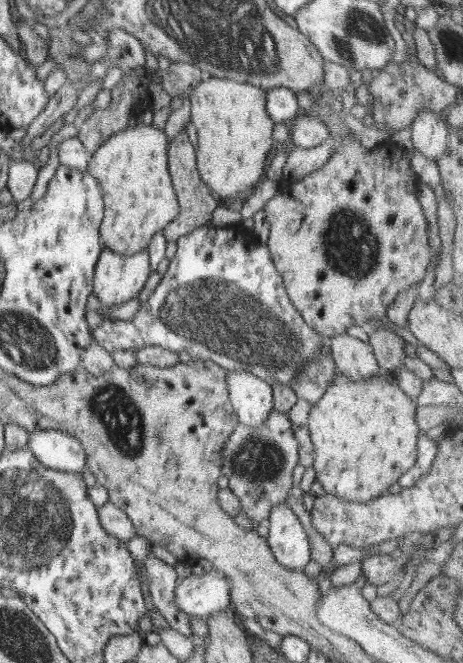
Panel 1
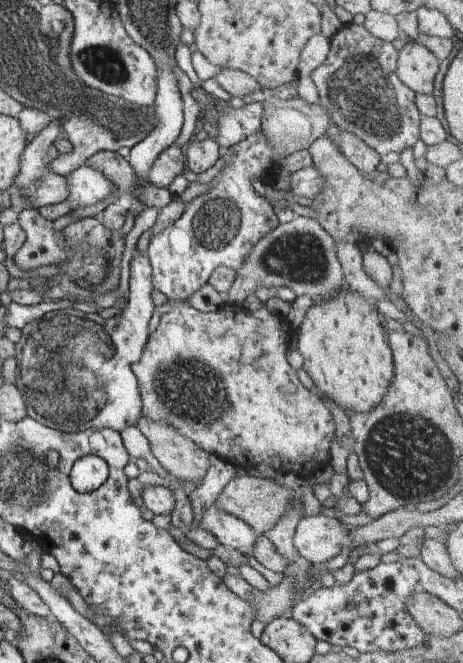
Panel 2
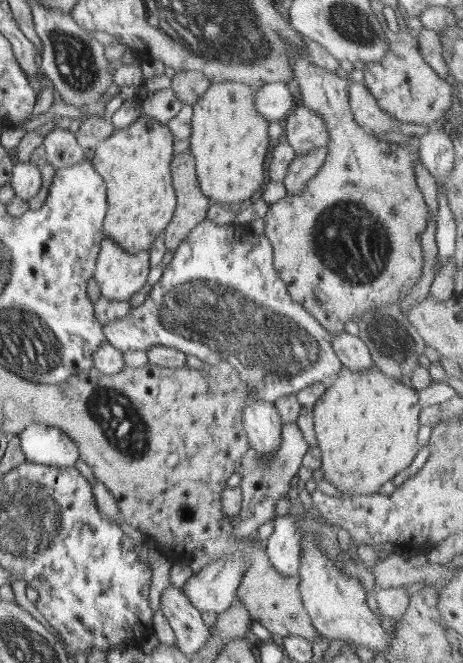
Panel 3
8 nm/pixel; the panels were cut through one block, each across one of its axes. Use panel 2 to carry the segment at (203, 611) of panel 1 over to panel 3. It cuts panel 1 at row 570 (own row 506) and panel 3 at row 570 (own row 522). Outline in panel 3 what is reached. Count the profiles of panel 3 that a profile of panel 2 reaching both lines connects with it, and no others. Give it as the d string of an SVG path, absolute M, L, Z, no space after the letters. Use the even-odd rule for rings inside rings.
M236 551L227 559L210 562L194 573L181 588L200 611L223 613L237 598L237 590L247 571L247 558Z

